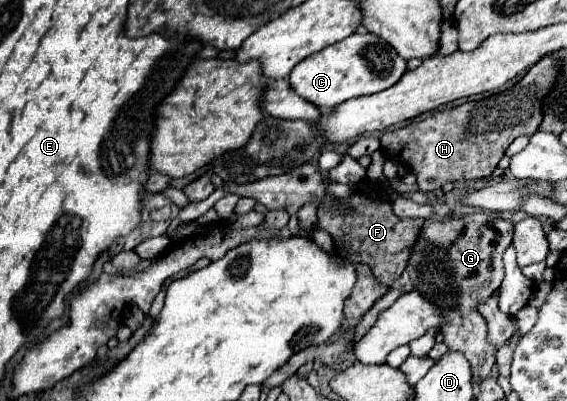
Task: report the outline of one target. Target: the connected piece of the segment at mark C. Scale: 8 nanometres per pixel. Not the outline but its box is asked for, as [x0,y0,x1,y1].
[289,34,407,110]

